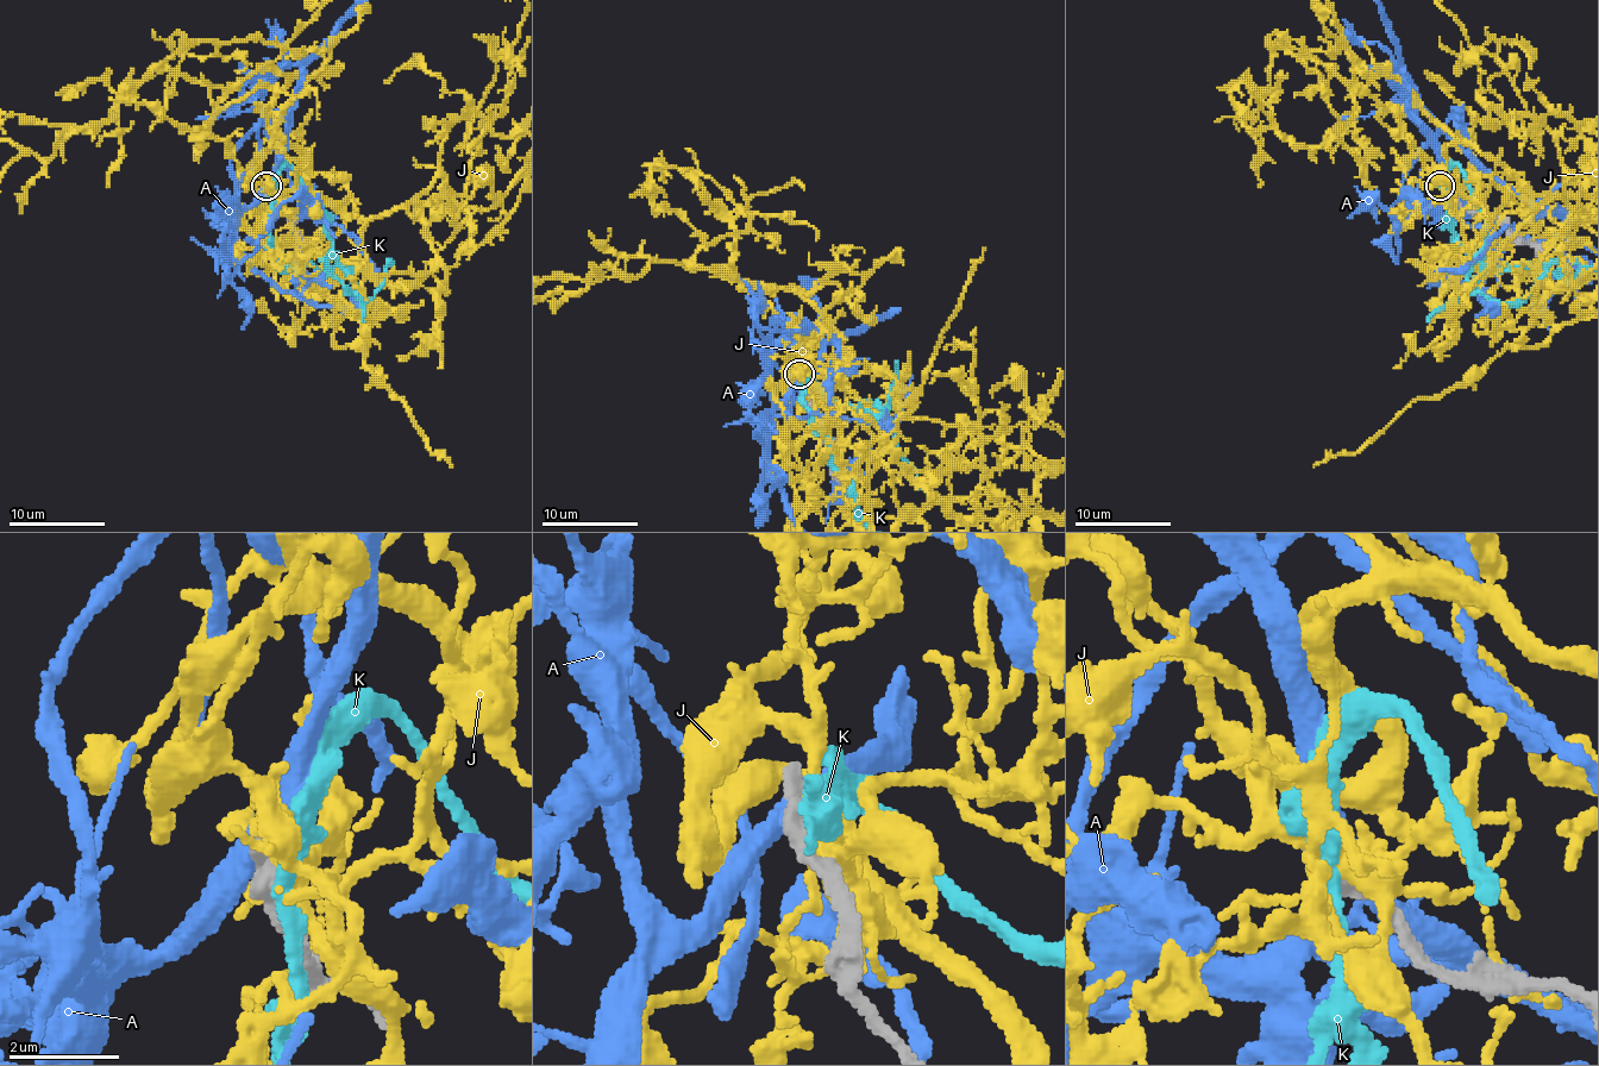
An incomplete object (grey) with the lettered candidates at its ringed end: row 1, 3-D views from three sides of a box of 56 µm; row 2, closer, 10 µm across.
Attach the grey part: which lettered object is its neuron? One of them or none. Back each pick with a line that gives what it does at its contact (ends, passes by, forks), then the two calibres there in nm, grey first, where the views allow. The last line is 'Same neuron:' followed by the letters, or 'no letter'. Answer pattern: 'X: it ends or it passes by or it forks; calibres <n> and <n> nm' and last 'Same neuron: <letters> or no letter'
Same neuron: no letter

